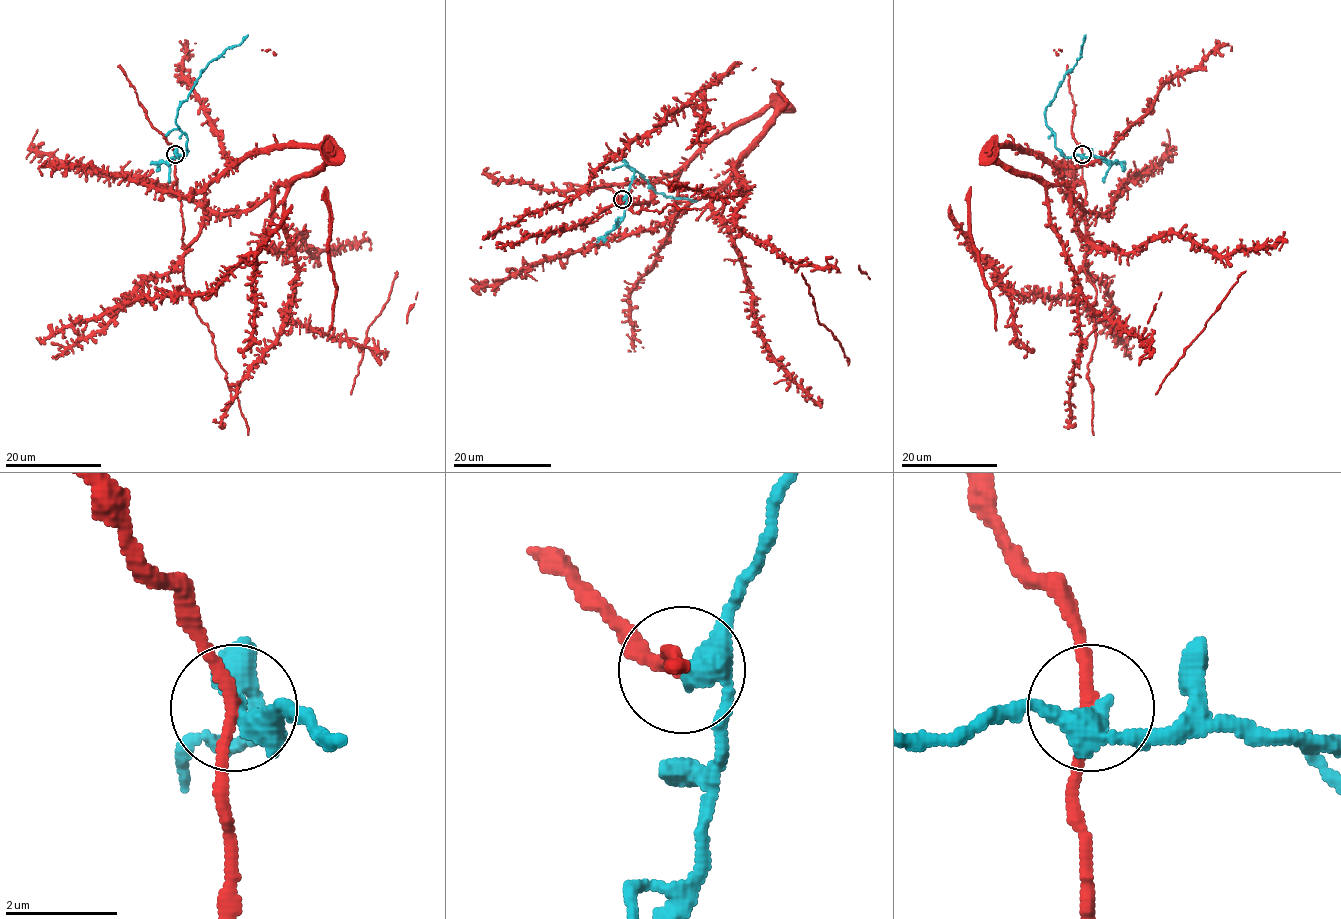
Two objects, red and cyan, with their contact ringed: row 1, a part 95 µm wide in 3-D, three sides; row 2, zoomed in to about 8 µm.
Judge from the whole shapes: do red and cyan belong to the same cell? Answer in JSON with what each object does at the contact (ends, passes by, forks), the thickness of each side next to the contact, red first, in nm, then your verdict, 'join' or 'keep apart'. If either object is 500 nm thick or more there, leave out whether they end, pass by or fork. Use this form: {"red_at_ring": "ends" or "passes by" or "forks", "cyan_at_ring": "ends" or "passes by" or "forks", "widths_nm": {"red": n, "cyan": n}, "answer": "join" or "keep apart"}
{"red_at_ring": "passes by", "cyan_at_ring": "passes by", "widths_nm": {"red": 200, "cyan": 360}, "answer": "keep apart"}

